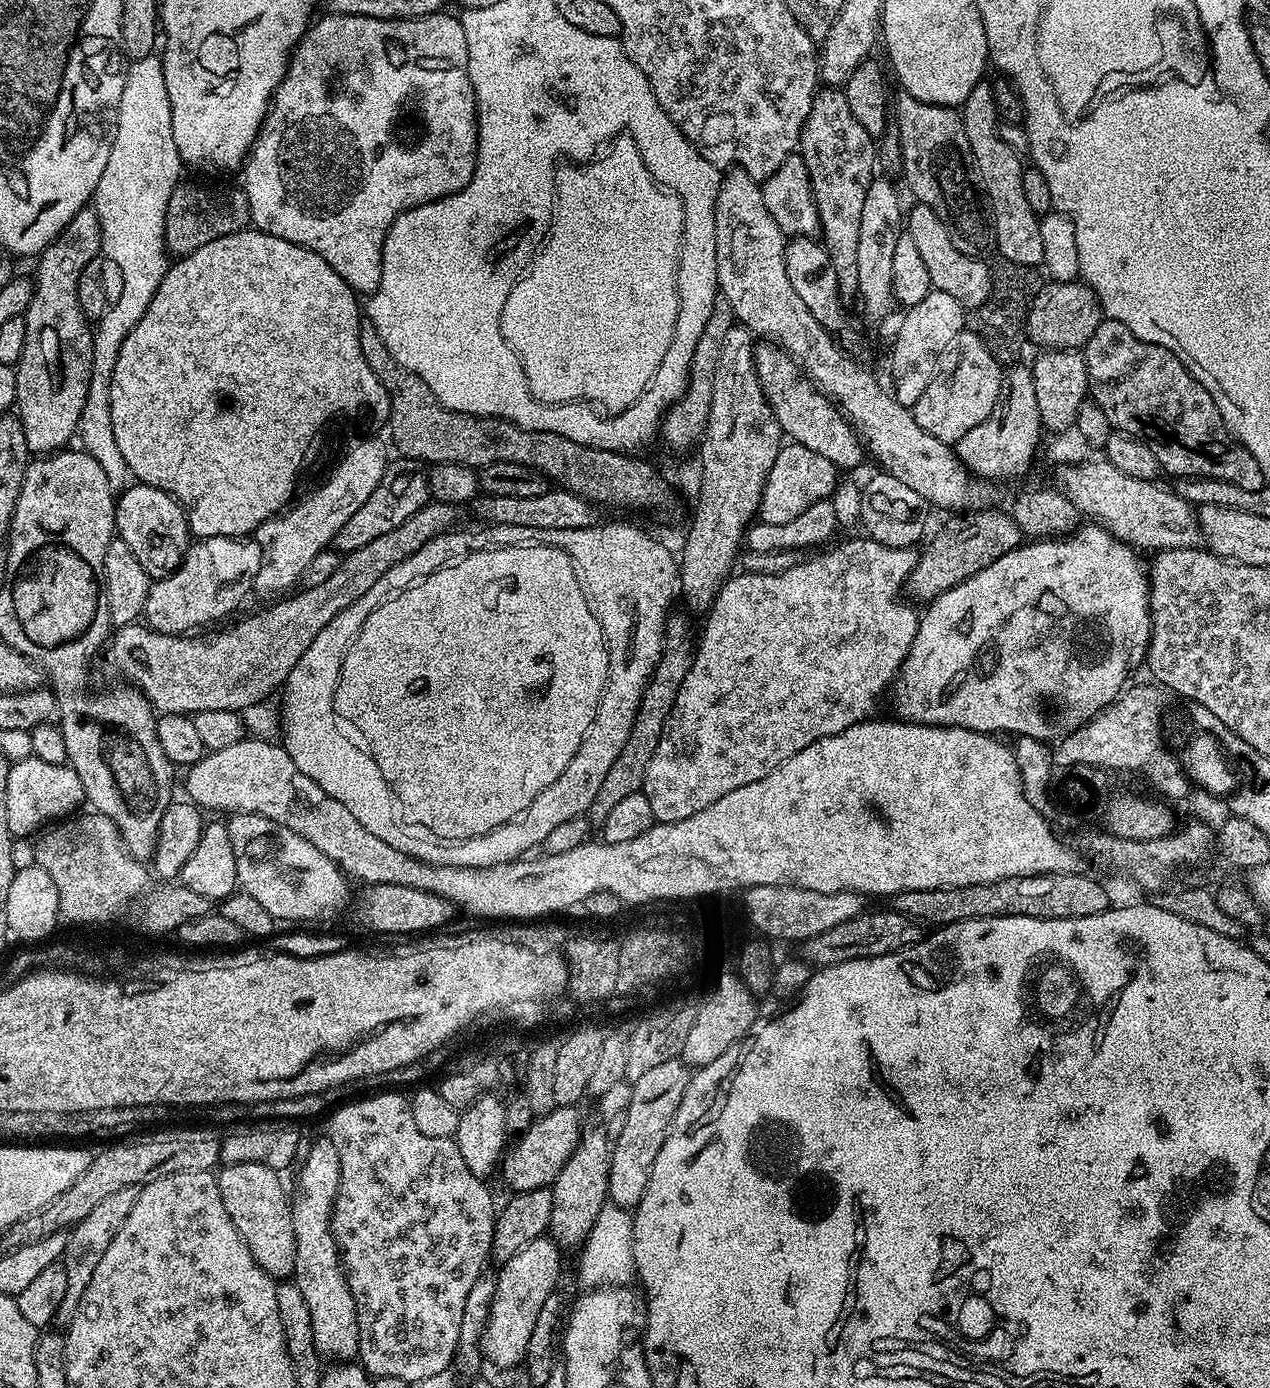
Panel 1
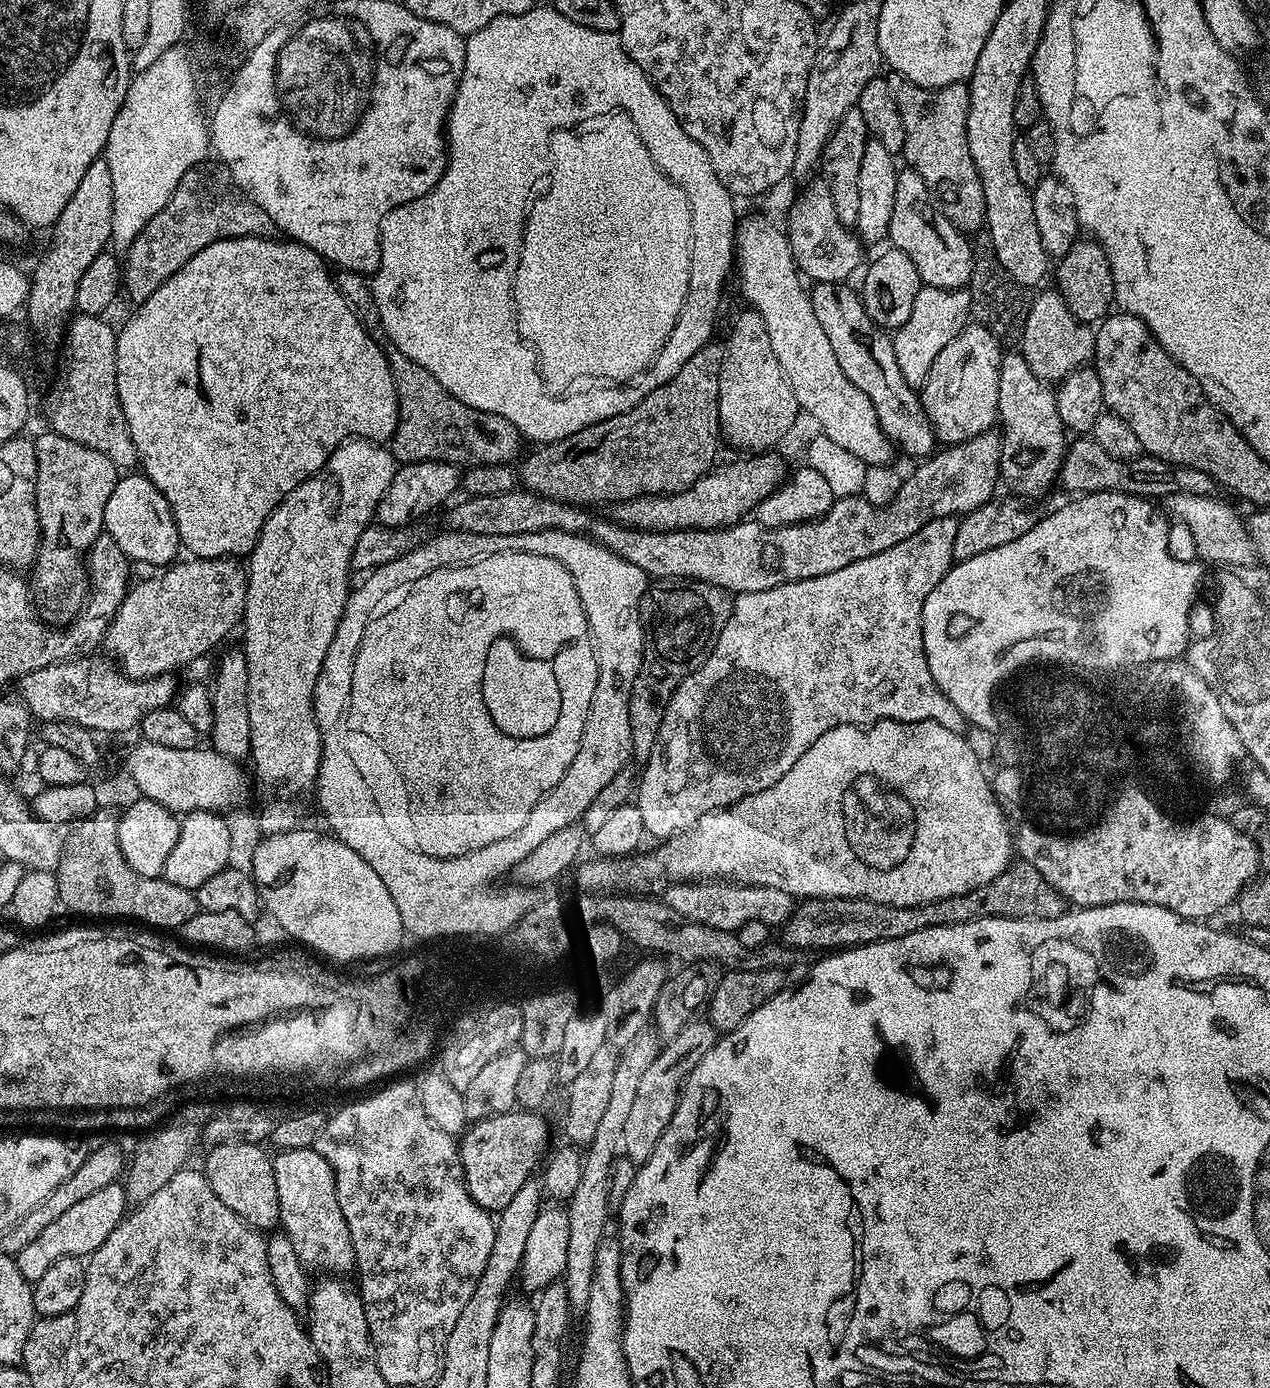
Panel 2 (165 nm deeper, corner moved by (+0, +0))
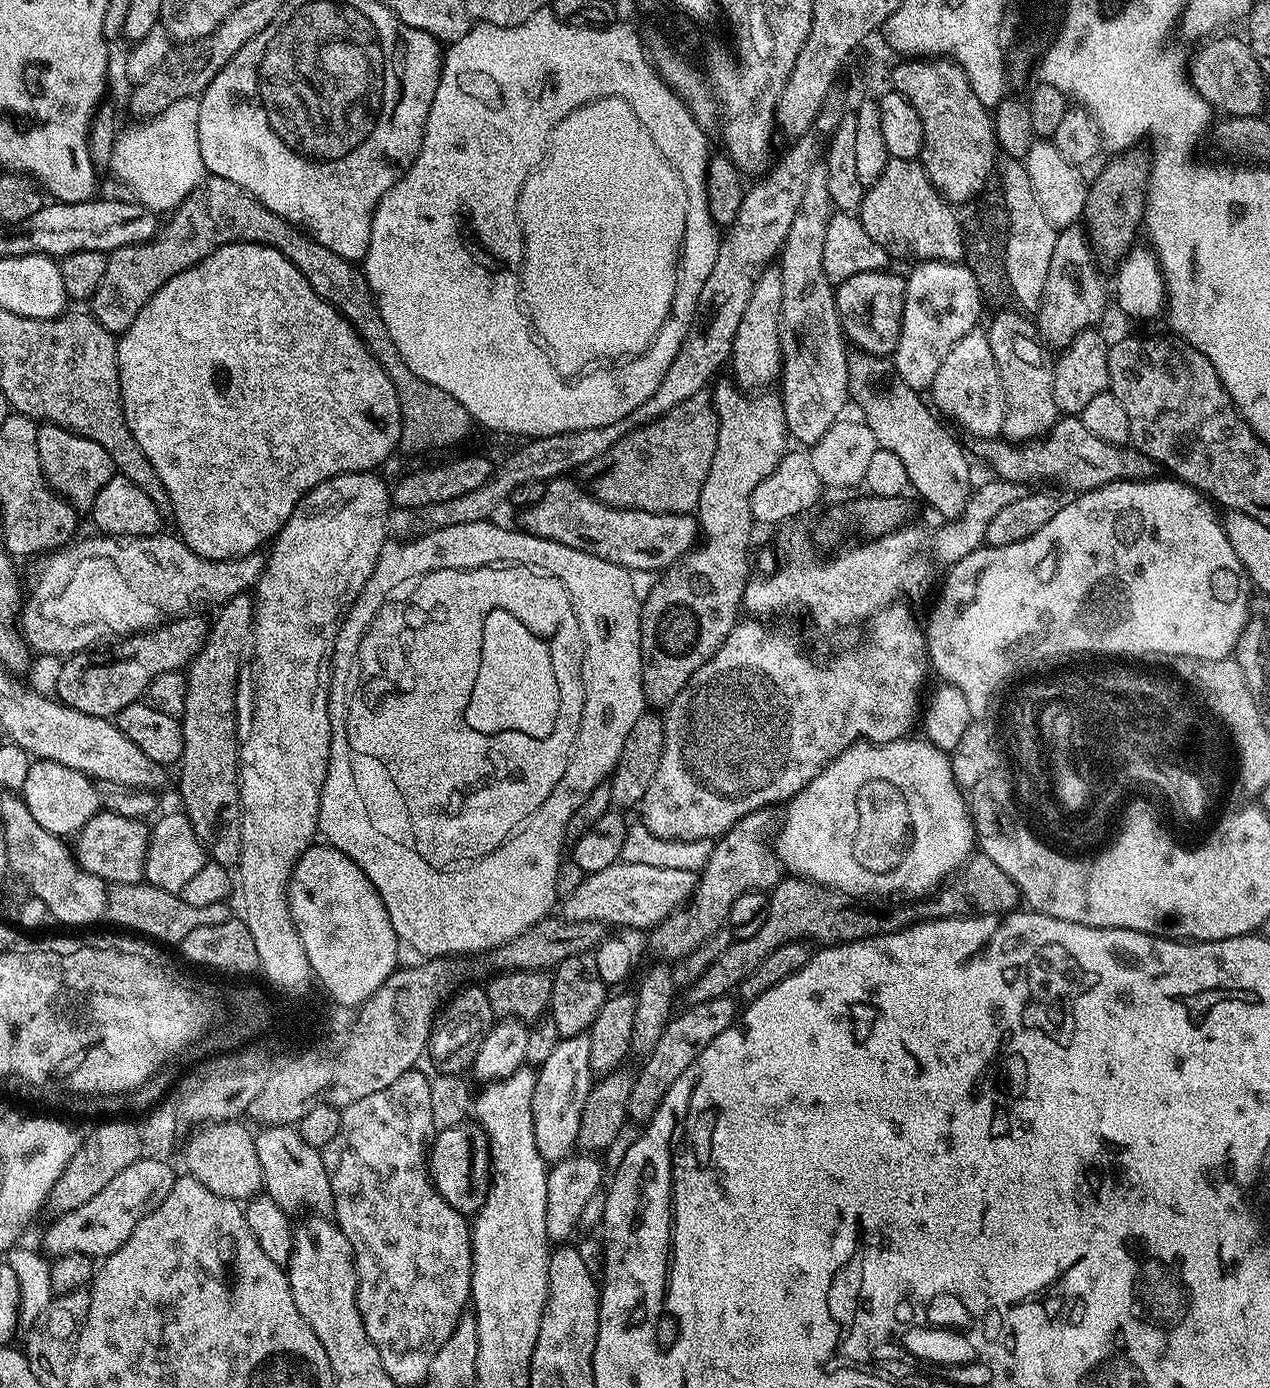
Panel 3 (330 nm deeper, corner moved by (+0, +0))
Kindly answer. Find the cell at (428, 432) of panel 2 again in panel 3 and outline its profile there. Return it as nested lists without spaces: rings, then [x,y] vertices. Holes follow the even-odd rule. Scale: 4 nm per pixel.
[[[211,174],[205,175],[203,182],[165,220],[168,221],[165,224],[163,221],[153,239],[107,253],[106,274],[102,274],[102,282],[98,282],[98,290],[94,290],[90,301],[91,315],[105,330],[113,334],[127,330],[134,318],[138,318],[138,310],[174,274],[182,274],[182,270],[202,262],[215,248],[223,244],[268,244],[298,266],[314,294],[334,305],[352,323],[369,354],[386,370],[390,382],[394,382],[400,403],[401,449],[432,452],[435,448],[452,448],[471,434],[474,421],[462,404],[450,398],[446,390],[415,376],[406,362],[402,362],[402,354],[398,354],[398,346],[394,346],[390,330],[382,322],[364,273],[353,261],[342,258],[334,250],[326,250],[326,246],[262,206],[262,202],[243,192],[234,182]]]

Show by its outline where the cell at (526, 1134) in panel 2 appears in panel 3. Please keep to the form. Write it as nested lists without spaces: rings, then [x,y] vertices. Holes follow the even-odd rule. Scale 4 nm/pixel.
[[[465,1122],[437,1131],[428,1149],[428,1175],[436,1192],[450,1202],[454,1210],[471,1217],[482,1206],[488,1193],[490,1179],[490,1157],[488,1135],[475,1123]]]

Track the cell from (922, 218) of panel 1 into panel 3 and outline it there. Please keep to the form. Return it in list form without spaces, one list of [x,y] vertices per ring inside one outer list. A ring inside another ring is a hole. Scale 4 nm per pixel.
[[[889,159],[886,170],[872,184],[867,185],[864,201],[858,213],[860,225],[888,252],[889,257],[909,256],[912,262],[925,260],[951,260],[963,261],[964,258],[964,233],[961,221],[956,221],[953,205],[940,197],[935,186],[930,182],[924,165],[919,160],[894,160]]]

